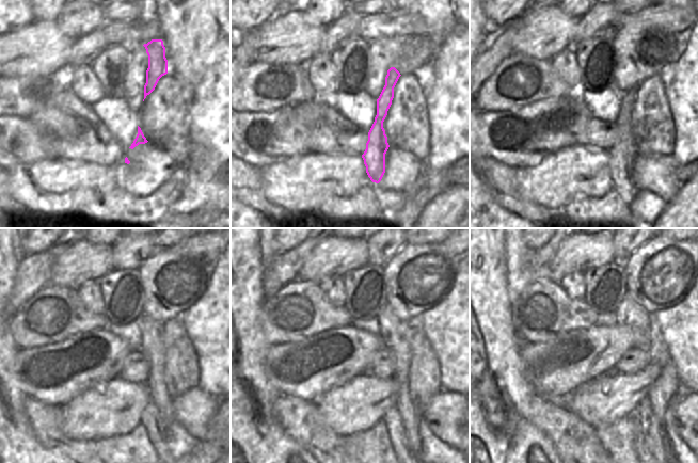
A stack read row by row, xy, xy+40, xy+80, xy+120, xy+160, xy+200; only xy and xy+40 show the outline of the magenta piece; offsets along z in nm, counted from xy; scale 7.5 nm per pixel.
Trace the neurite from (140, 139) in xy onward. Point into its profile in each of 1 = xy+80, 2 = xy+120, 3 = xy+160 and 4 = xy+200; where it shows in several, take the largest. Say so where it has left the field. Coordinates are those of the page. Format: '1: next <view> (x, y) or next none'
1: next xy+80 (622, 154)
2: next xy+120 (157, 383)
3: next xy+160 (401, 356)
4: next xy+200 (649, 422)

